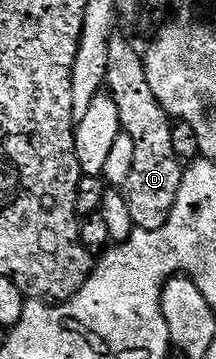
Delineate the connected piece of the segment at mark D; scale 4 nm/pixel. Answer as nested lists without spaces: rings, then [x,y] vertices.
[[[114,32],[108,48],[108,62],[105,85],[118,107],[121,128],[131,135],[135,142],[135,164],[131,166],[131,175],[127,175],[127,183],[123,187],[123,196],[127,203],[127,211],[131,211],[134,226],[139,229],[158,229],[171,215],[175,207],[175,199],[179,195],[183,162],[175,155],[175,147],[171,143],[173,121],[167,111],[155,99],[151,91],[151,83],[147,83],[145,58],[121,34]]]

